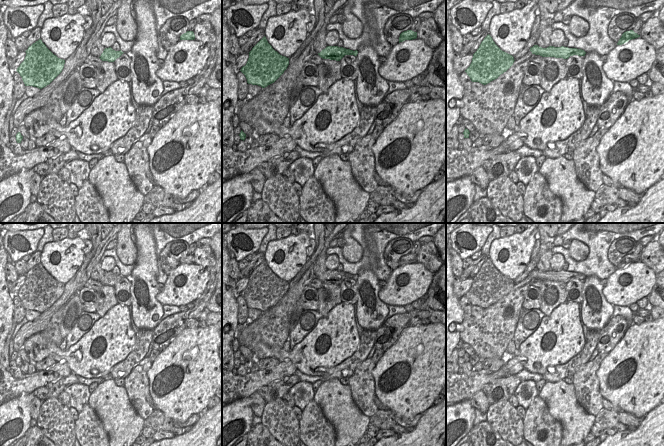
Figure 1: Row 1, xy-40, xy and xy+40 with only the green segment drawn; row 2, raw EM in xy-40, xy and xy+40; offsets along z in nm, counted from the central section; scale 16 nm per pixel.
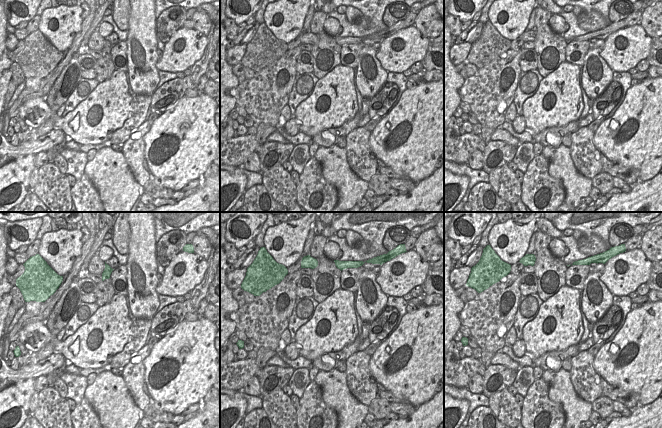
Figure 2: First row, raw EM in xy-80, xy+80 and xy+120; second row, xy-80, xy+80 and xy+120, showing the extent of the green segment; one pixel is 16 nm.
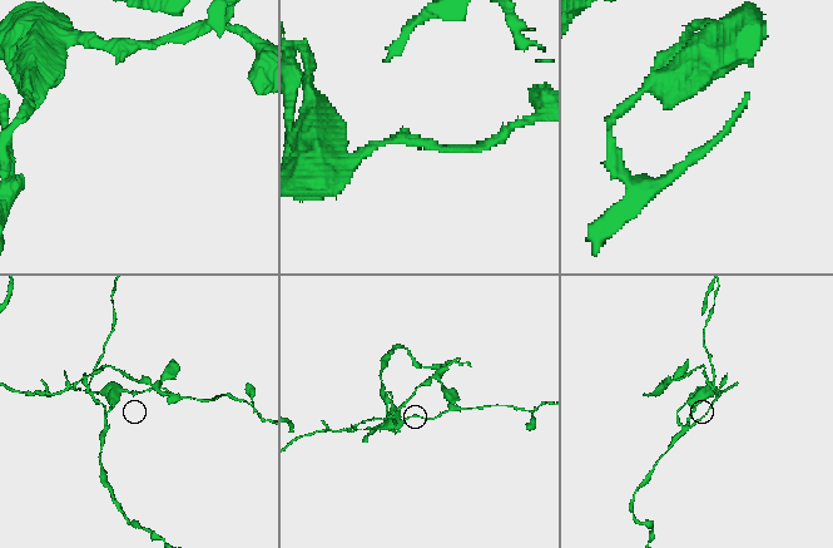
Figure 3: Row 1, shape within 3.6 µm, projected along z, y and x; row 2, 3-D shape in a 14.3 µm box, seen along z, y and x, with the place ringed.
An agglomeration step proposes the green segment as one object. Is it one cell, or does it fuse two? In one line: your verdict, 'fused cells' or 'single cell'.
fused cells

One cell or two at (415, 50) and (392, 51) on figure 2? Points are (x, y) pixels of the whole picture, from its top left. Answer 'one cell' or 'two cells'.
one cell

